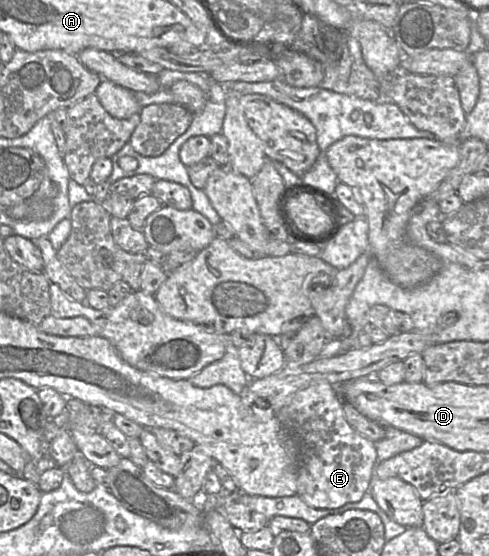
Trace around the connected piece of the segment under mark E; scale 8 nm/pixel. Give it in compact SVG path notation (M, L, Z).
M321 381L296 392L276 414L297 442L297 495L310 507L334 509L359 501L371 488L378 462L375 442L358 434L346 421L338 388Z

